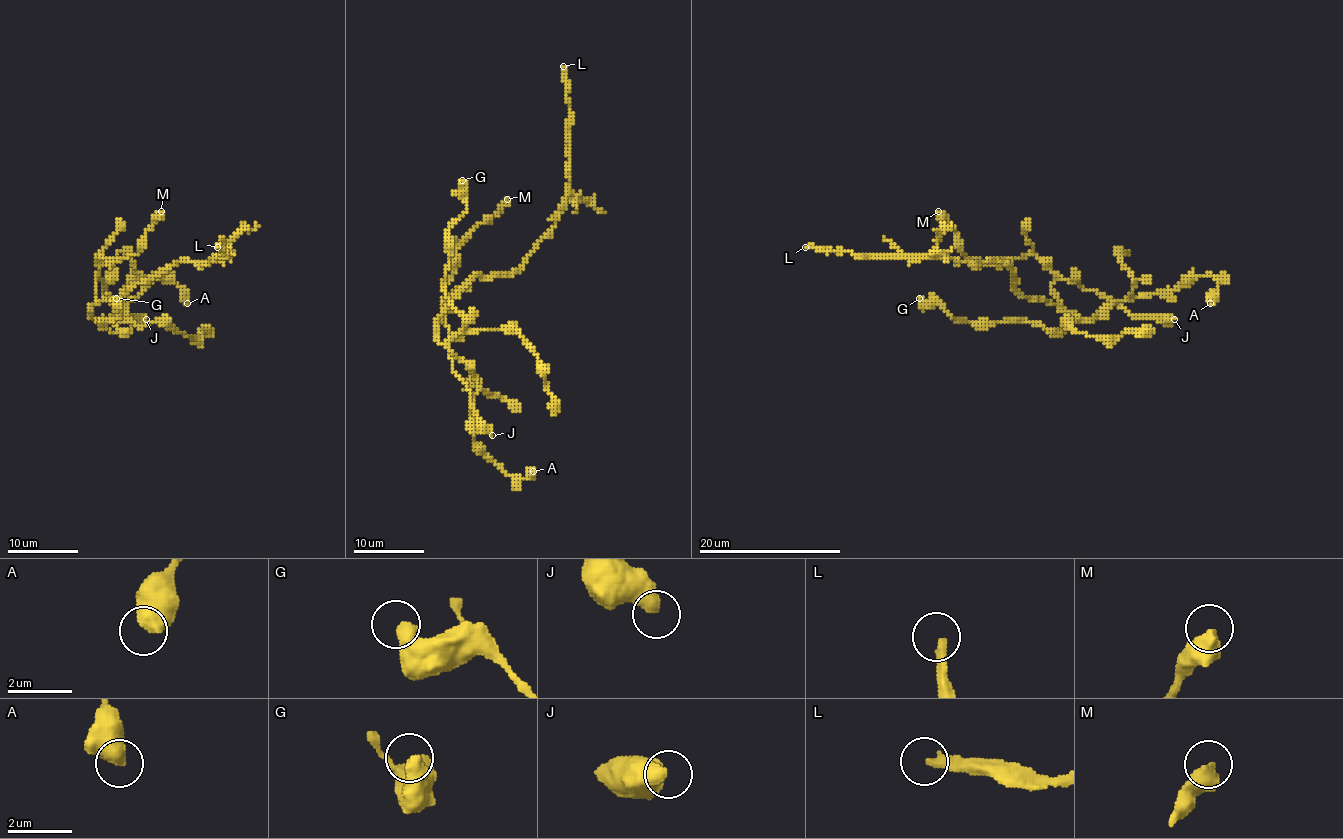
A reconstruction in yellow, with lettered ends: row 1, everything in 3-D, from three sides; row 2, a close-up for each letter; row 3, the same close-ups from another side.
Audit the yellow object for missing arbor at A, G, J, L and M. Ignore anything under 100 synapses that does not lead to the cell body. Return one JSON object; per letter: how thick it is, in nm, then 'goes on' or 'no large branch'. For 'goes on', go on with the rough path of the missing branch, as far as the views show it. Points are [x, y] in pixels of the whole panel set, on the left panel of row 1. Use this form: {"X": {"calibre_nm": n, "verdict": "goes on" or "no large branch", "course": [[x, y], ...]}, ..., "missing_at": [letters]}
{"A": {"calibre_nm": 750, "verdict": "no large branch"}, "G": {"calibre_nm": 550, "verdict": "no large branch"}, "J": {"calibre_nm": 550, "verdict": "no large branch"}, "L": {"calibre_nm": 240, "verdict": "goes on", "course": [[217, 247], [216, 229], [224, 231], [216, 225], [194, 227], [145, 200], [132, 200], [97, 156], [100, 168]]}, "M": {"calibre_nm": 550, "verdict": "no large branch"}, "missing_at": ["L"]}

